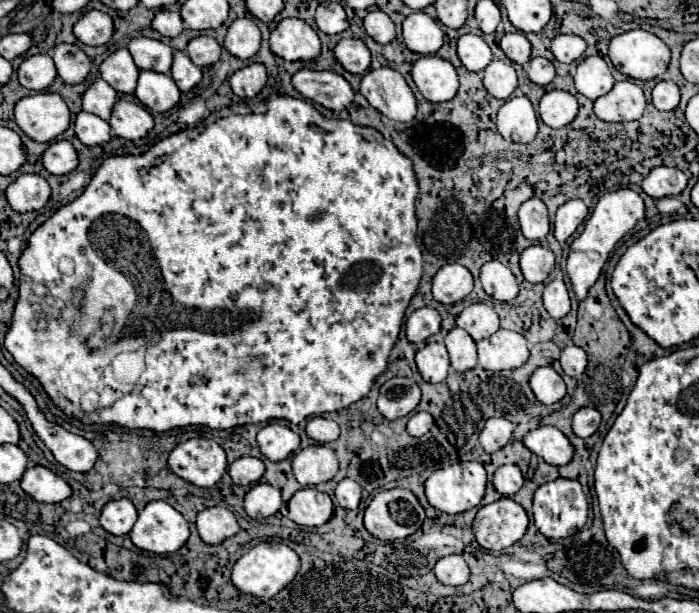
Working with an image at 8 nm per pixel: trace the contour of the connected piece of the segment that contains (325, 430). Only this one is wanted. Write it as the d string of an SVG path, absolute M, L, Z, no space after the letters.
M313 417L307 427L305 427L307 435L317 441L317 443L331 443L339 437L339 427L335 421L331 419L323 419L323 417Z

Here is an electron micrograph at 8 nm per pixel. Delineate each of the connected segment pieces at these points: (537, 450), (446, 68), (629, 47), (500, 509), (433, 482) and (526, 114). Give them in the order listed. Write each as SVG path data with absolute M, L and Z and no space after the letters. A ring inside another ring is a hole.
M537 427L525 435L523 443L529 451L555 467L571 463L575 455L575 447L557 427Z
M437 55L417 59L411 75L421 95L431 103L451 101L459 91L459 77L455 67Z
M635 29L611 39L609 59L619 73L631 79L649 81L667 71L671 51L653 33Z
M501 497L499 501L479 509L473 521L473 533L483 549L501 551L521 541L527 525L529 517L525 509L511 497Z
M467 461L437 469L425 481L429 503L449 515L479 507L487 485L487 471L481 463Z
M525 95L507 99L497 113L497 129L507 141L531 143L539 131L533 103Z

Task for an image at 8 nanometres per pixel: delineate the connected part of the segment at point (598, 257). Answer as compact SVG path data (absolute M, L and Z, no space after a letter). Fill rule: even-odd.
M619 189L619 191L607 193L599 199L599 203L595 205L589 221L585 223L583 233L571 243L571 251L569 251L569 257L567 257L567 273L569 273L573 291L575 291L579 301L583 301L587 297L591 285L601 275L601 269L603 269L609 253L613 251L613 247L619 243L619 239L627 231L631 231L635 227L635 223L639 219L643 219L643 215L645 215L645 203L631 189Z

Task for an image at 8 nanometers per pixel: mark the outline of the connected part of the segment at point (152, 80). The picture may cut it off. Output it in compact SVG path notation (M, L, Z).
M139 71L135 95L151 111L163 113L179 103L181 91L171 79L171 75L157 73L157 71Z

